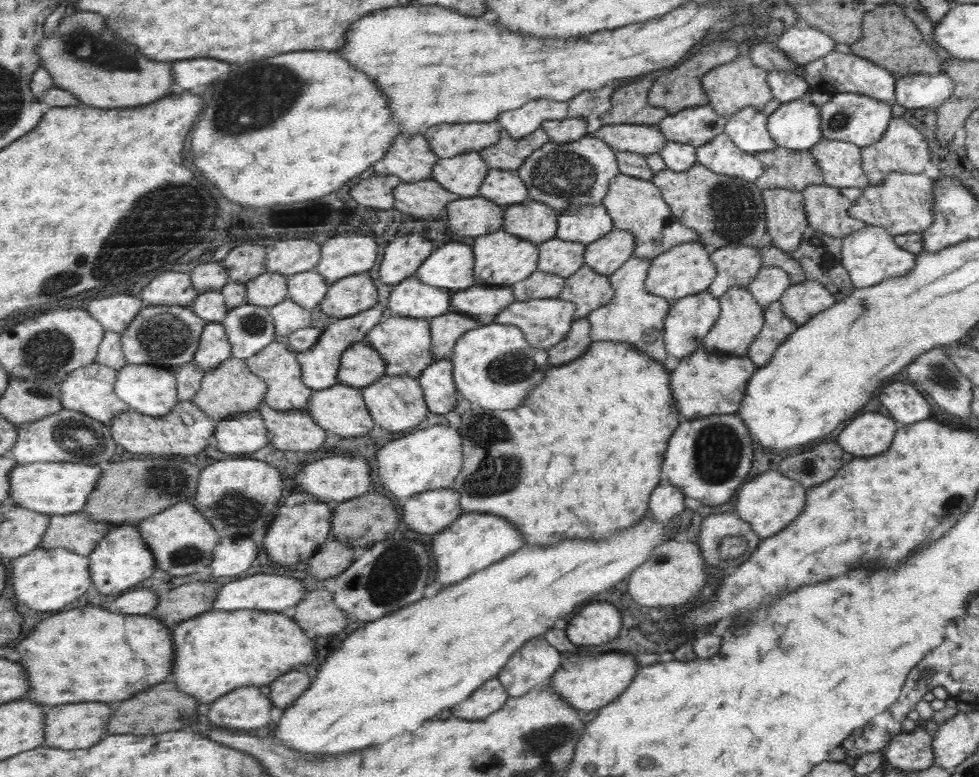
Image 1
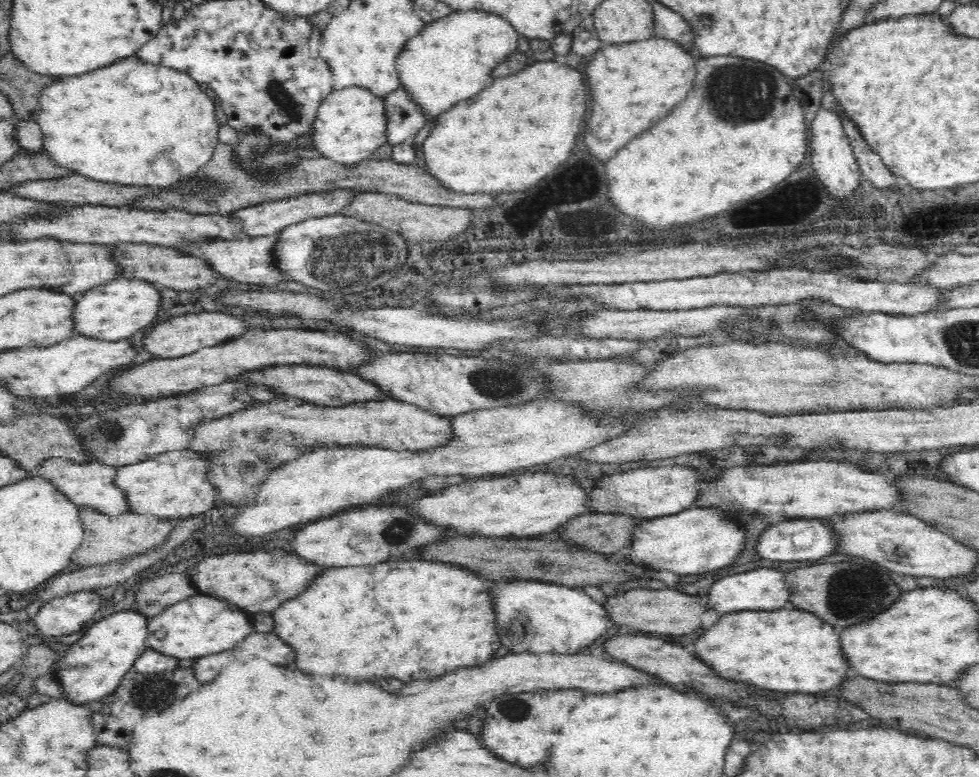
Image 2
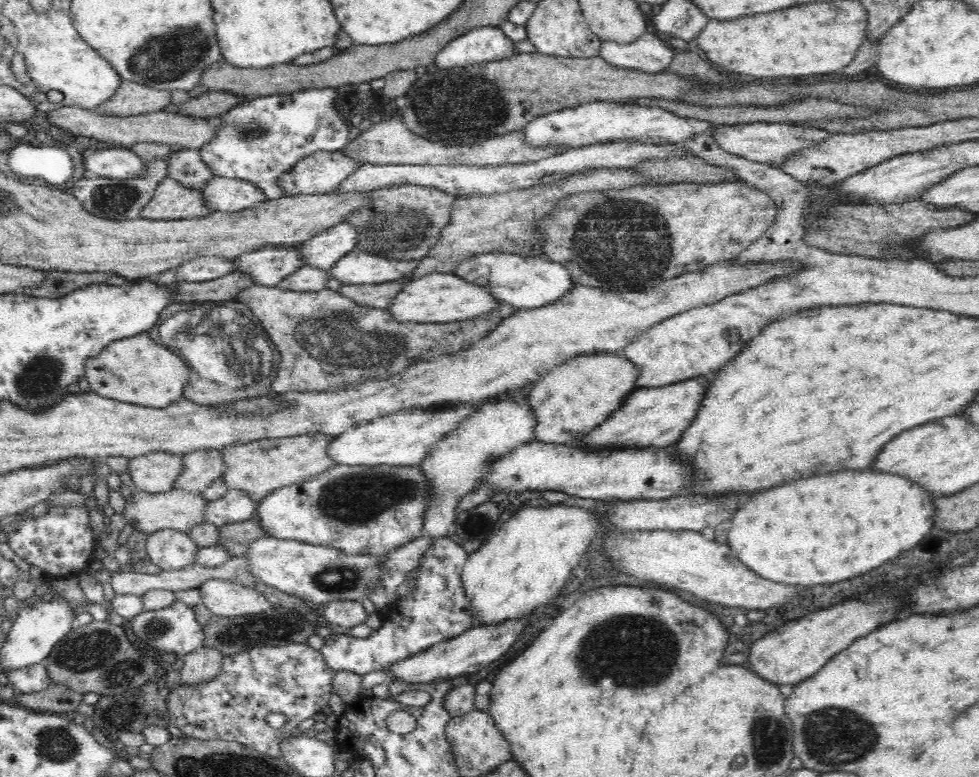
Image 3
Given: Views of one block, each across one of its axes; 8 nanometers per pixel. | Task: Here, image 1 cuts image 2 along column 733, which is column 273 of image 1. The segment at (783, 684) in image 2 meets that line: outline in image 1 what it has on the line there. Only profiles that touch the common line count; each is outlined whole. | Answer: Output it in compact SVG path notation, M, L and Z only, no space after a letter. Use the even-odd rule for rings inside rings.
M257 610L237 612L205 612L189 622L181 622L173 630L173 642L177 642L177 688L185 690L201 704L211 704L219 696L241 686L267 686L281 674L297 668L297 664L309 664L315 660L315 642L307 638L301 626L283 614L269 614Z

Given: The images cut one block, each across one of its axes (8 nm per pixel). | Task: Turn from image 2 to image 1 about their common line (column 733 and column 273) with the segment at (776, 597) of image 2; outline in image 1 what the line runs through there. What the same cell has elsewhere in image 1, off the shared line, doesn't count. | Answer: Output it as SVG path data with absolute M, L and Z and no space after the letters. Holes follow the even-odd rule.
M255 574L241 580L233 580L219 588L217 594L217 610L267 610L267 612L285 612L303 598L305 588L299 580L289 576L273 576L273 574Z

